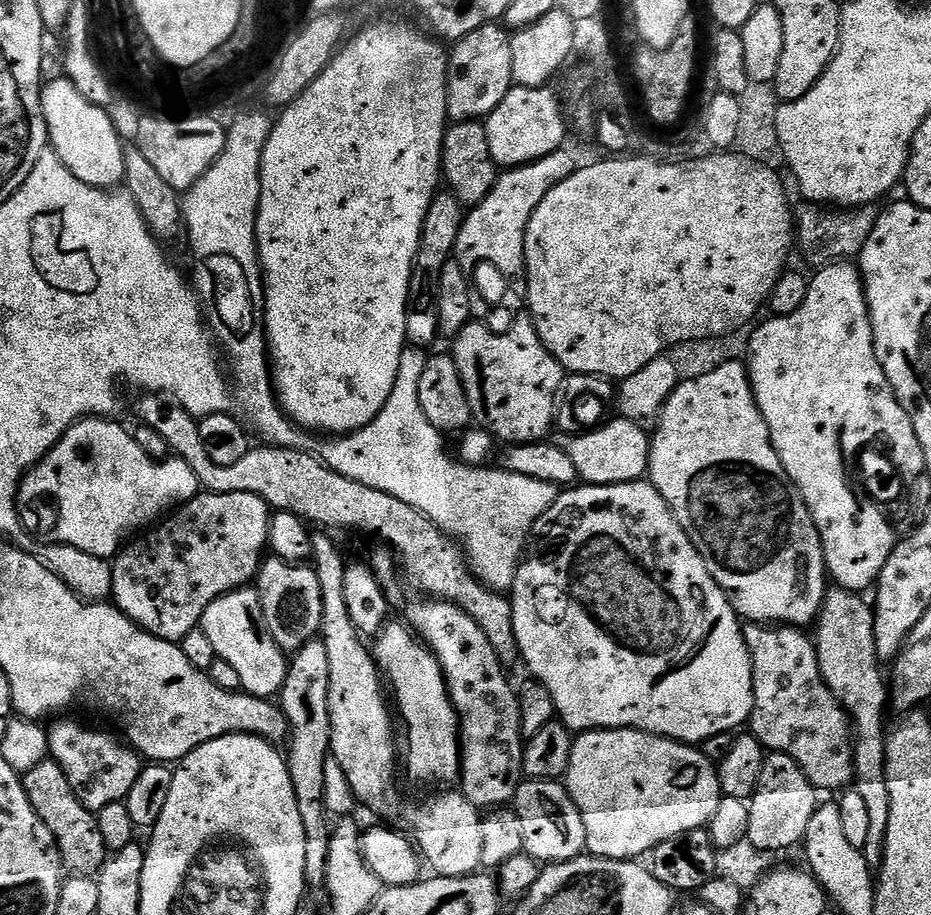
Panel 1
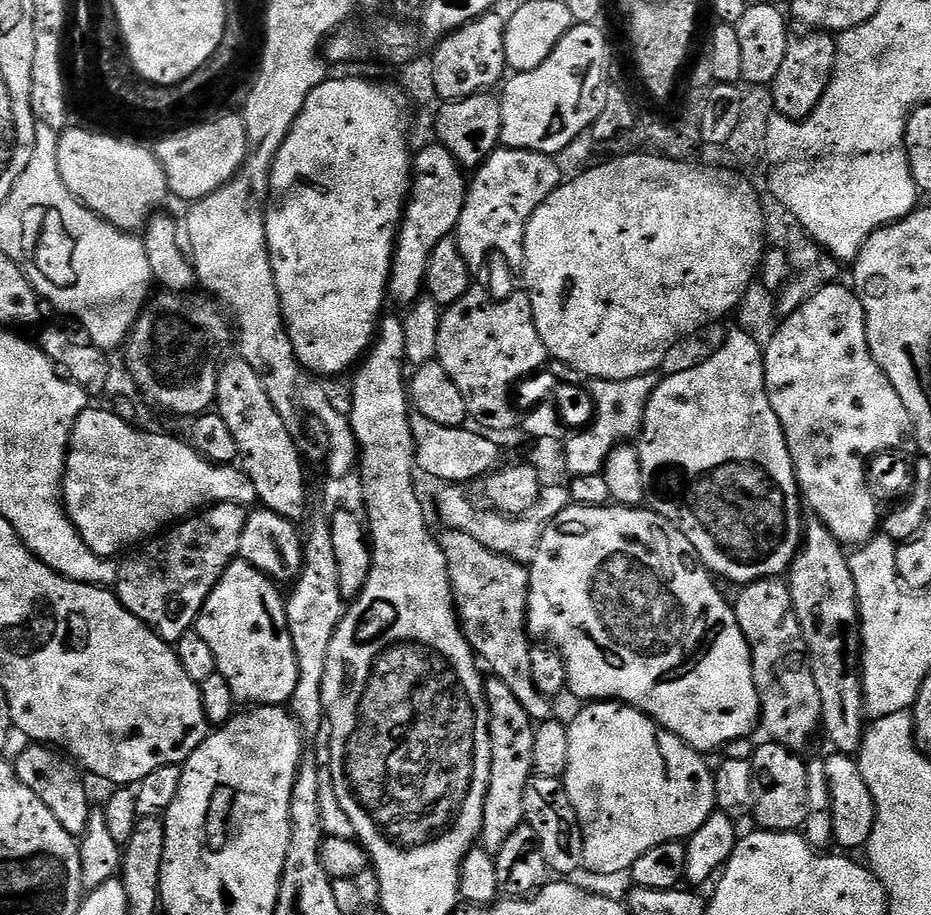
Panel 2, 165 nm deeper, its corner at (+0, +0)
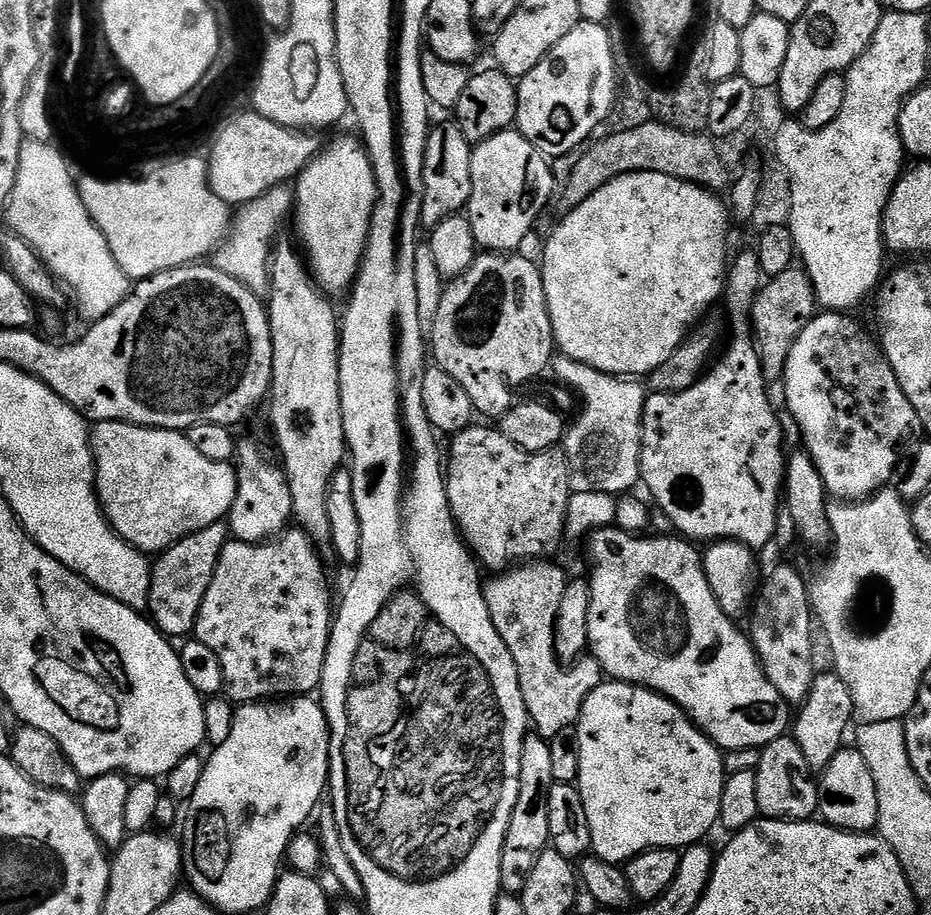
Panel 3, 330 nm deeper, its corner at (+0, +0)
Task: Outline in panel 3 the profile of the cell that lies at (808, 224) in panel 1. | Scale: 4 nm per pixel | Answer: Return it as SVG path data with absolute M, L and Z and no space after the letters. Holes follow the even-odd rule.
M793 266L782 270L782 274L771 277L757 292L752 302L750 323L756 351L760 354L760 363L764 365L765 381L779 381L783 377L784 362L792 344L817 312L816 295L803 267Z

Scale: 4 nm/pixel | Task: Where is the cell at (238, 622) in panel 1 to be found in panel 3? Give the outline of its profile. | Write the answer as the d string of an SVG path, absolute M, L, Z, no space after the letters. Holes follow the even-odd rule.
M289 527L280 533L275 540L269 540L263 544L247 544L241 540L232 538L224 545L218 564L214 570L214 578L210 578L210 586L206 590L206 598L202 598L202 606L198 610L195 639L201 640L214 655L218 657L218 663L222 666L222 678L224 679L224 692L227 699L237 705L268 702L273 698L291 698L301 694L312 694L320 687L320 679L324 673L324 663L328 653L328 639L332 637L334 623L334 600L328 593L328 576L324 573L325 557L321 555L315 544L301 528Z

